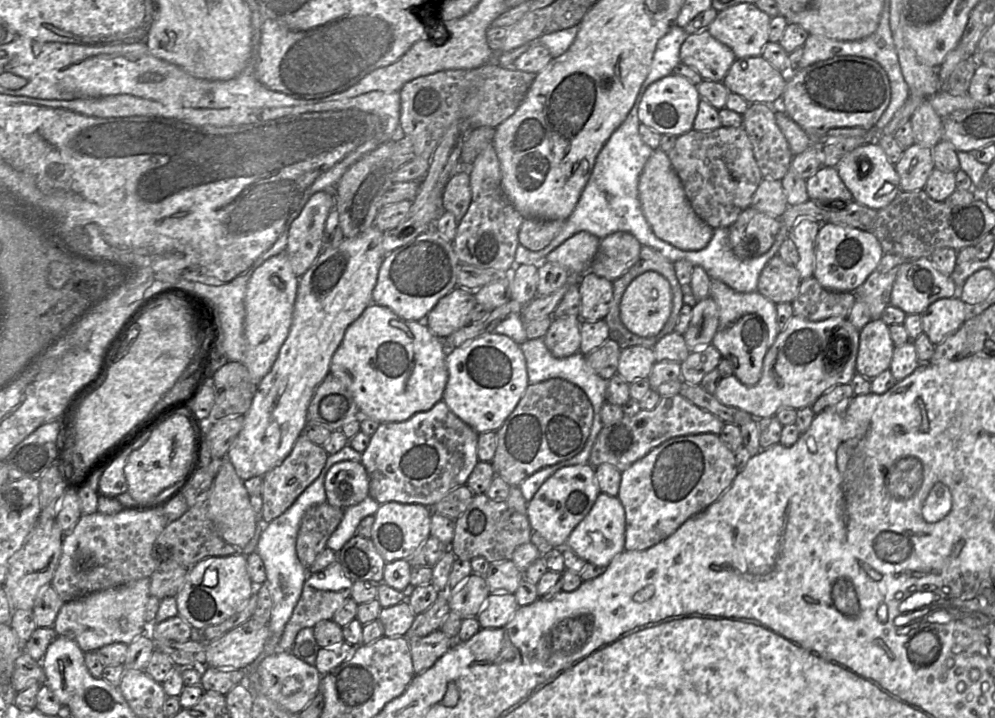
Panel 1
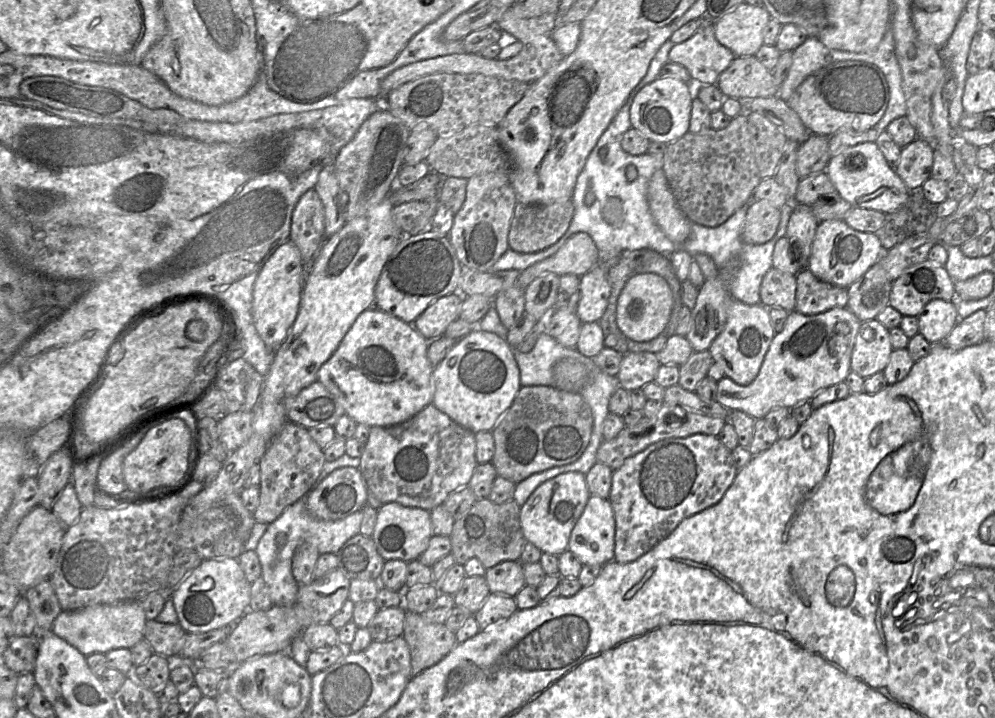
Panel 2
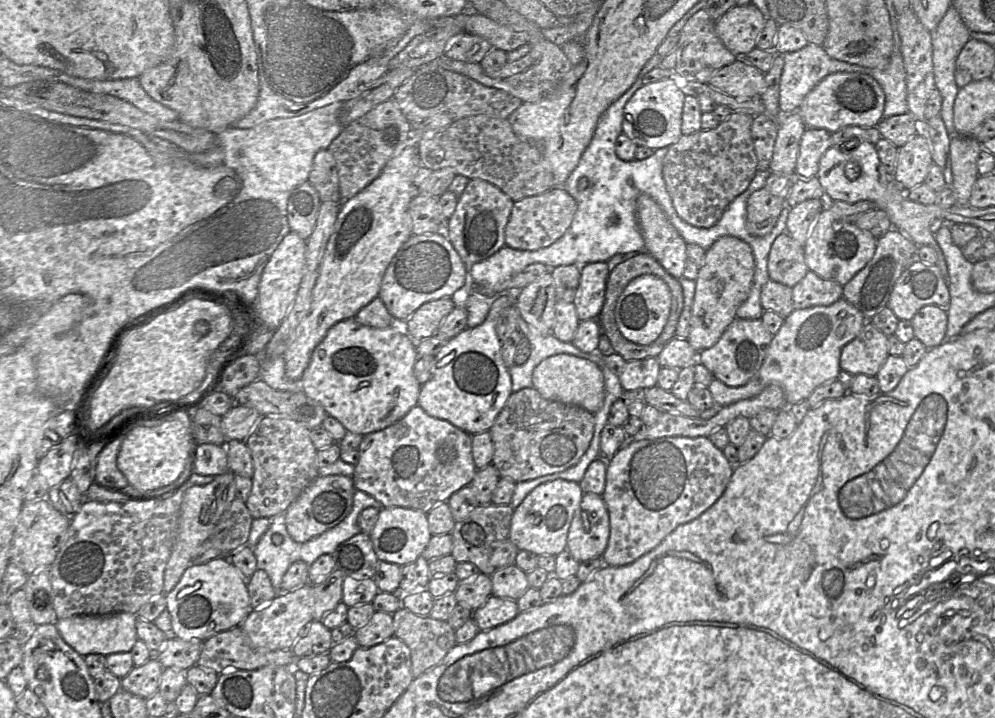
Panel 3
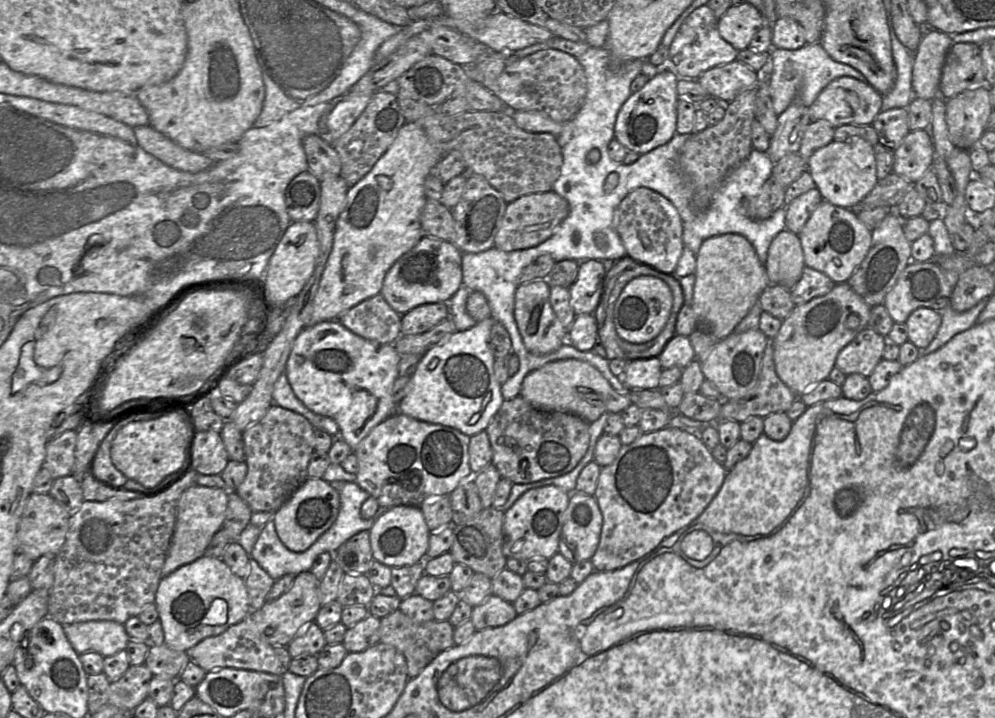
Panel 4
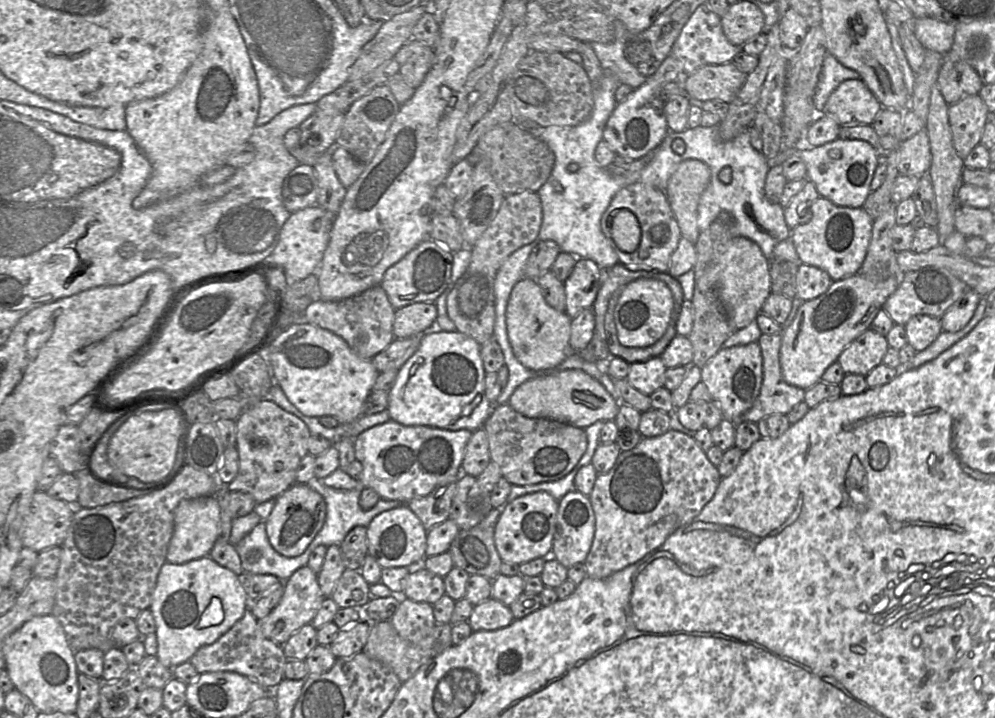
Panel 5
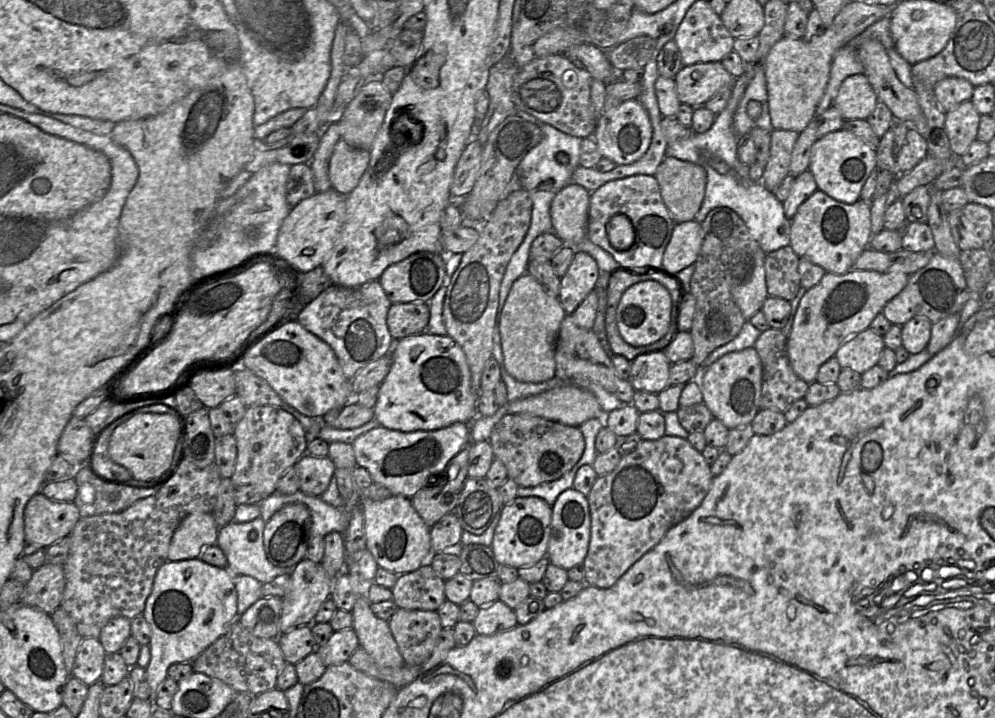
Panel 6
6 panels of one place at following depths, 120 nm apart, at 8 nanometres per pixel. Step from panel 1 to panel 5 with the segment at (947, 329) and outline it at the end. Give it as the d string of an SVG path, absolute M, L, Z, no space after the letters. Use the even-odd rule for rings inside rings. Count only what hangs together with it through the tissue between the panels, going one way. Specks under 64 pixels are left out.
M919 314L910 318L904 325L907 344L916 352L926 349L942 331L940 318Z

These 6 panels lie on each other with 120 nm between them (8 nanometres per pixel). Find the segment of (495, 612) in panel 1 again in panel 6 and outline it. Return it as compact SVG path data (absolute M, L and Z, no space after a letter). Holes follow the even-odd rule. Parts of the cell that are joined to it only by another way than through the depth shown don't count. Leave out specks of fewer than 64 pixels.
M499 599L487 606L479 607L472 624L478 635L493 635L518 625L515 611Z

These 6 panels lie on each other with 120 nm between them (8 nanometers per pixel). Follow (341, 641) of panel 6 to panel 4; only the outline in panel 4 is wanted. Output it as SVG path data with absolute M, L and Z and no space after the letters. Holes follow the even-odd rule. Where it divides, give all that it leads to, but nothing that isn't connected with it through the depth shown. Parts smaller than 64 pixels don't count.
M369 614L346 630L342 645L348 653L361 652L377 644L379 639L380 618Z

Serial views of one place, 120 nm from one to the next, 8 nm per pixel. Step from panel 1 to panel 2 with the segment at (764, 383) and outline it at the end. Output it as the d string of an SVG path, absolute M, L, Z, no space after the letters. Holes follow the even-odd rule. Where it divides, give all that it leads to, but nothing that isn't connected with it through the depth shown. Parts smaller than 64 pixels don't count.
M847 307L833 308L815 315L803 315L797 311L789 312L783 329L773 337L756 378L747 386L738 385L728 377L722 378L717 382L715 401L729 411L742 411L754 419L763 419L774 408L792 409L800 403L810 402L823 389L844 382L849 372L851 372L851 352L860 325L861 321ZM838 323L845 323L849 327L849 333L845 334L845 338L839 343L838 350L834 348L835 356L831 356L830 337Z

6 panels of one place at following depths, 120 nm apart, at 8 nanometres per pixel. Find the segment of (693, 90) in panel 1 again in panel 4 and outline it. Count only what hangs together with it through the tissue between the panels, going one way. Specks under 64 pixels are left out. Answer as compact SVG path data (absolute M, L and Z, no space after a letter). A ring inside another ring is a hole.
M666 69L652 78L637 92L632 93L621 106L614 125L614 138L624 145L629 151L640 155L645 154L661 145L666 144L677 133L677 102L679 100L677 93L677 82L681 78L678 74Z

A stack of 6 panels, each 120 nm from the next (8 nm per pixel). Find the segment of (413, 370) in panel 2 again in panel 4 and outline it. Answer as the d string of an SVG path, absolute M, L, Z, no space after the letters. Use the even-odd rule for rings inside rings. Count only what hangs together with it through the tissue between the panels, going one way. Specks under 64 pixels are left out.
M324 321L305 327L293 342L285 374L296 397L313 413L333 419L340 431L340 438L353 451L378 424L397 411L392 389L399 377L401 356L393 344L380 344L366 340L345 328L338 321Z

